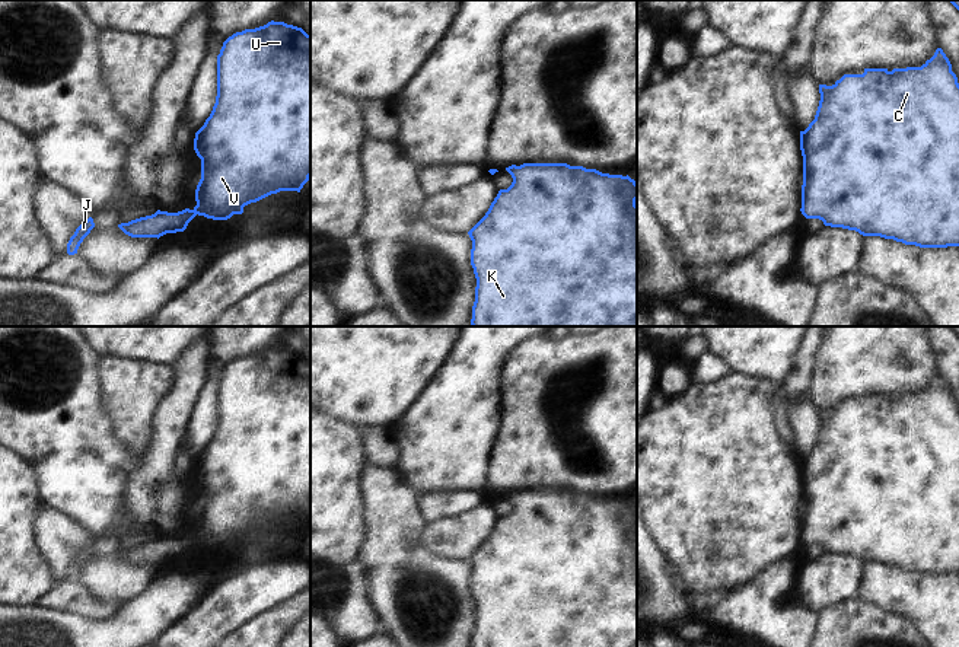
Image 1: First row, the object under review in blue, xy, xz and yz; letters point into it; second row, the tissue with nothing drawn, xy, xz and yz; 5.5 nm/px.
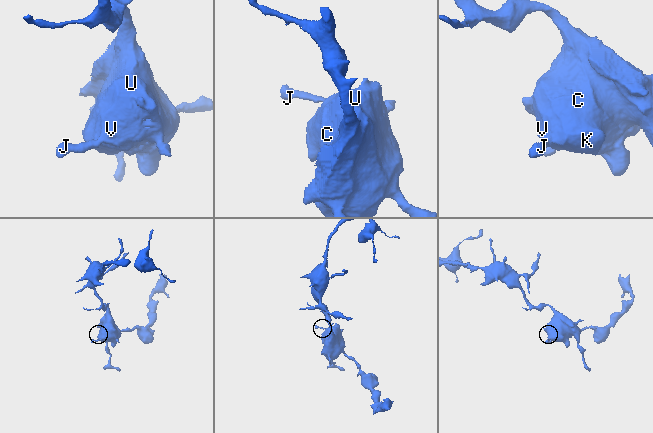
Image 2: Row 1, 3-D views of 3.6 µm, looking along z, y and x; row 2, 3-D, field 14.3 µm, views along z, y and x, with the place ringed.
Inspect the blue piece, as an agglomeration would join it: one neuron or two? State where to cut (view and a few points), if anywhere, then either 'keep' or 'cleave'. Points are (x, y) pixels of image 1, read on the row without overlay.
no cut; keep

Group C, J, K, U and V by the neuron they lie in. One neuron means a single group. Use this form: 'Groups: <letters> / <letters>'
Groups: C J K U V.

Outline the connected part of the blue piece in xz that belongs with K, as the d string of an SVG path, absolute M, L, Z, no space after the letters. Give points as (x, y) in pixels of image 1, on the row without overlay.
M523 490L520 493L512 491L506 497L513 504L512 511L507 516L498 517L485 542L468 558L472 567L471 592L477 605L471 647L637 647L637 509L628 501L609 501L567 490Z

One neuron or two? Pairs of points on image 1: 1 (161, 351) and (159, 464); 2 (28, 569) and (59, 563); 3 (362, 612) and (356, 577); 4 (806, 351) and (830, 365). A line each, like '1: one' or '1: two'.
1: two
2: two
3: one
4: two

